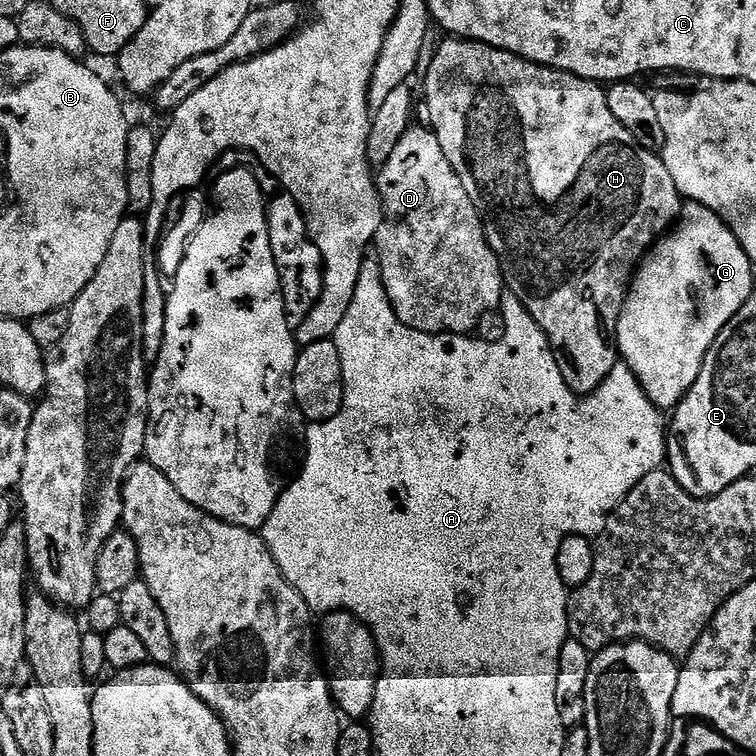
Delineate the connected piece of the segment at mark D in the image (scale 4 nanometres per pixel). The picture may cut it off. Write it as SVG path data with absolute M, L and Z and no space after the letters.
M428 126L409 127L407 134L394 146L394 154L390 154L390 162L386 162L378 172L378 187L380 190L380 200L384 204L384 220L380 224L380 229L374 241L374 256L380 262L382 270L382 282L390 302L394 306L394 314L406 326L410 326L419 332L431 332L433 334L468 334L473 331L482 318L482 314L497 311L500 307L500 299L504 297L506 291L504 286L504 276L500 272L500 260L494 254L494 250L488 244L488 239L484 236L484 222L480 211L470 202L470 194L466 194L466 186L462 186L462 178L450 166L446 154L442 154L442 146L438 146L436 133Z

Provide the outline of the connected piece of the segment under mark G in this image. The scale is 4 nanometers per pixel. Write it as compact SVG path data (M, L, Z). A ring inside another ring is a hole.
M685 203L674 227L648 249L640 261L632 283L626 289L624 305L616 323L614 341L618 356L638 378L650 402L661 410L675 409L698 382L702 362L718 334L742 310L746 298L754 291L752 284L754 261L742 250L738 238L714 210L701 204Z

